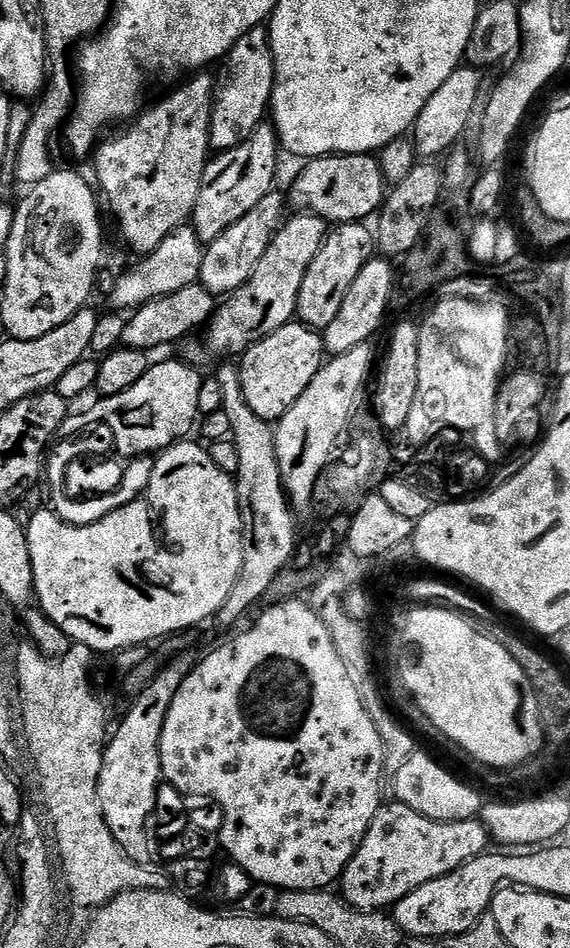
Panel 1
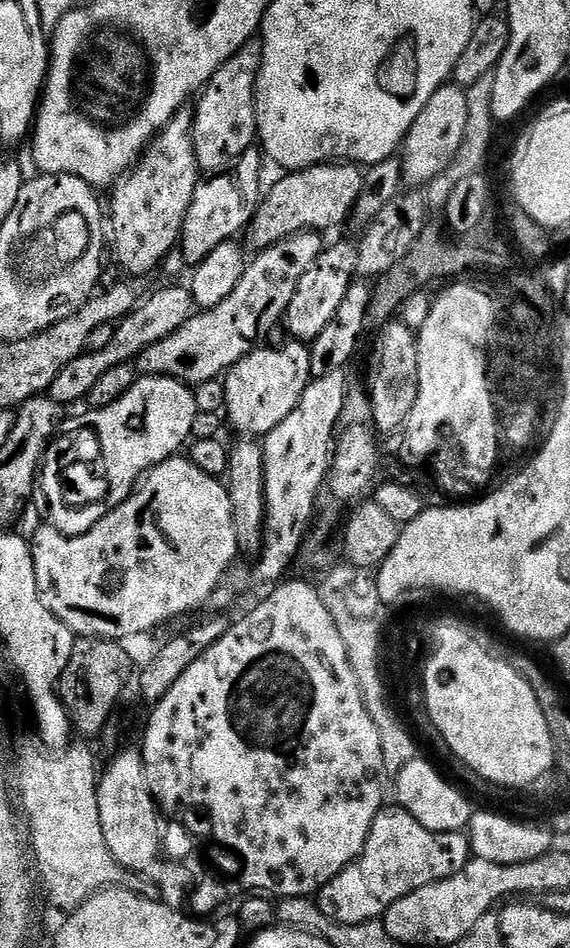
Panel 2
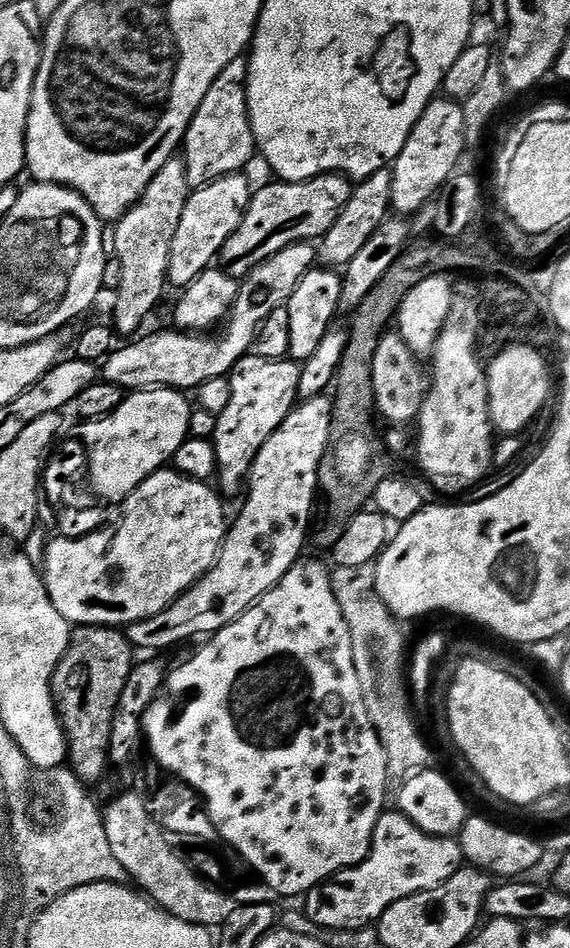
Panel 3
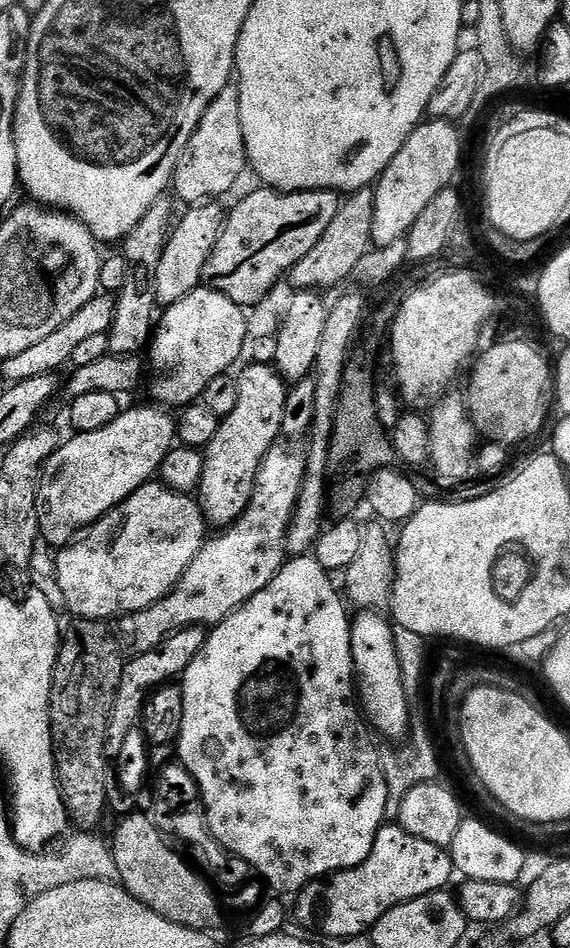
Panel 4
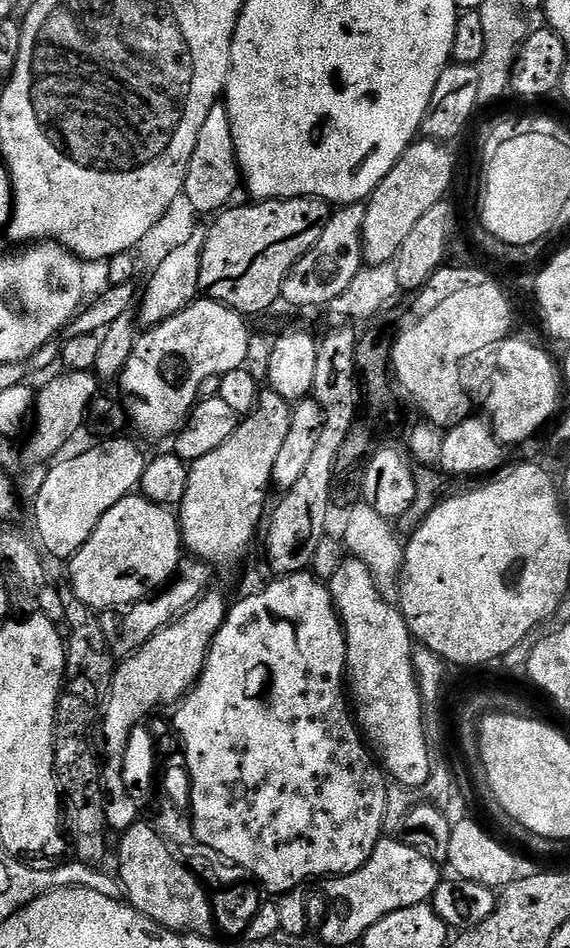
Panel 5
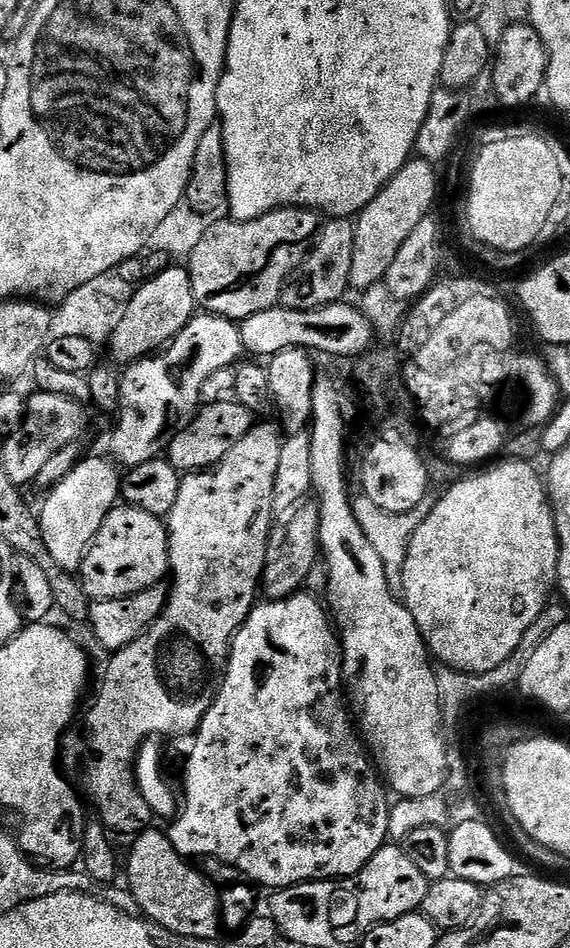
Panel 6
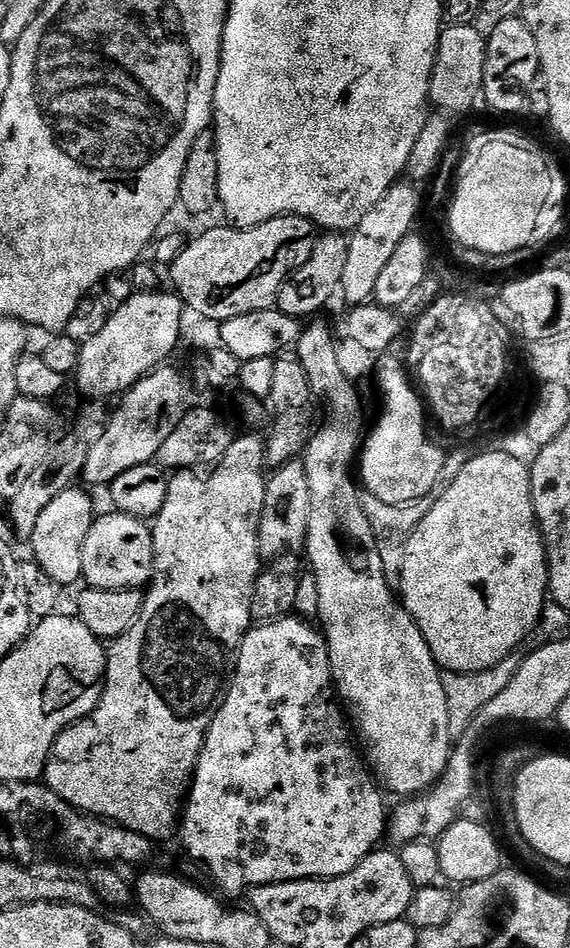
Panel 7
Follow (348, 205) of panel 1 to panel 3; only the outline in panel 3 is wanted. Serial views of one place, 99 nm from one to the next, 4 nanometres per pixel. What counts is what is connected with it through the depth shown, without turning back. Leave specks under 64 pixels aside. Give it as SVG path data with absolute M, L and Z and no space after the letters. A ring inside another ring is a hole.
M315 176L297 184L275 182L251 193L238 230L224 243L218 260L223 271L233 278L243 278L274 254L291 244L319 241L334 226L337 214L350 202L354 184L347 176Z

